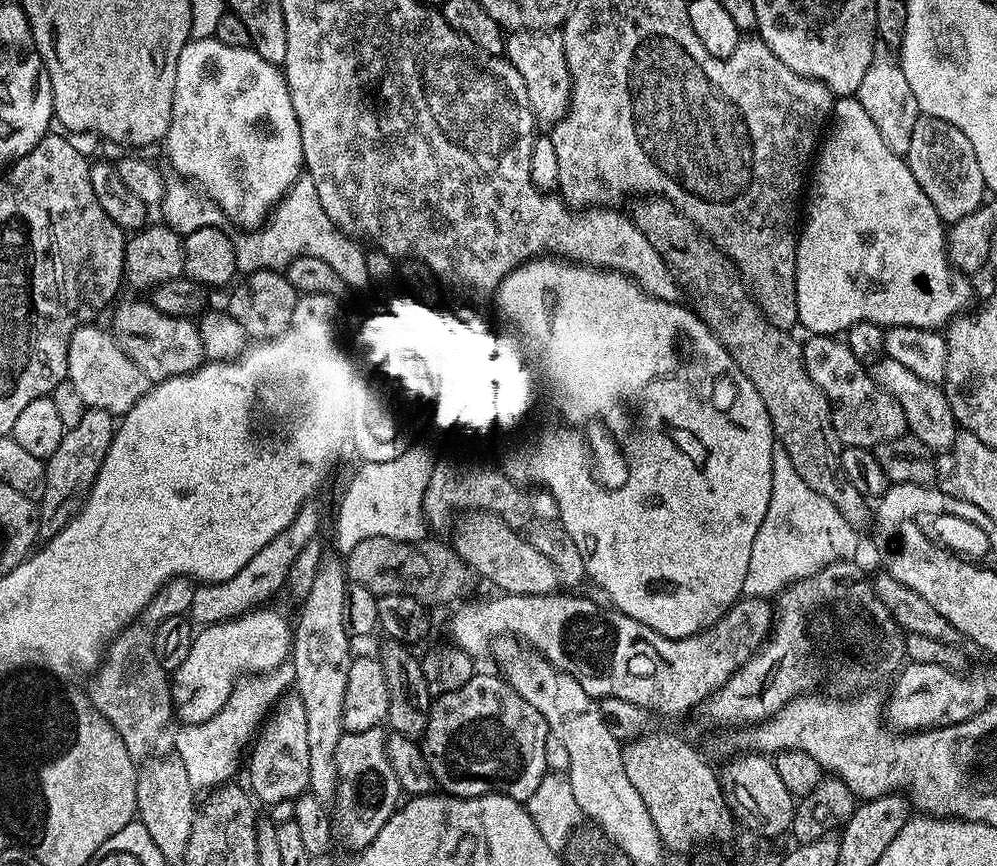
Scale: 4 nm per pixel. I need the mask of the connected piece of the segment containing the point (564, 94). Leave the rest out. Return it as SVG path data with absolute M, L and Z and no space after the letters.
M512 30L504 41L503 55L526 82L526 98L530 98L537 121L551 126L564 117L572 99L572 75L566 66L564 38L556 30Z

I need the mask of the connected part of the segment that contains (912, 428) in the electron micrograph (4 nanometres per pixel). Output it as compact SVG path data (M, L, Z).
M885 355L879 360L871 361L867 370L874 382L882 390L889 392L898 402L898 406L902 406L902 414L906 414L908 432L916 436L918 442L926 442L926 446L937 454L943 453L943 448L951 449L955 445L958 425L941 385L918 378L918 374L913 374L907 366L902 366L902 362L894 362L894 358Z

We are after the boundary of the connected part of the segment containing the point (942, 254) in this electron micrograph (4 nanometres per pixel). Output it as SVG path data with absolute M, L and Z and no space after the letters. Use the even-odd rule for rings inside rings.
M855 95L839 97L833 103L830 131L827 136L819 149L818 159L811 169L810 179L806 184L806 211L802 216L802 227L799 229L796 242L796 297L798 298L799 327L805 328L805 333L814 336L844 334L849 328L862 322L879 324L885 330L894 326L916 326L940 330L951 324L955 316L969 311L971 304L968 303L972 300L972 284L968 280L971 279L965 273L959 272L950 262L946 224L940 220L933 203L926 198L926 194L915 182L905 157L894 154L894 150L890 150L890 146L886 146L886 142L882 142L882 134L878 134L878 126L874 126L870 114L866 114L866 110L862 110L862 102L856 99Z

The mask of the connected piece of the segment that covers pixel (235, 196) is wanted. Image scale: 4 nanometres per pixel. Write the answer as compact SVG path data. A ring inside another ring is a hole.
M214 38L196 39L189 39L174 56L176 81L172 84L172 117L166 137L169 165L171 171L191 180L209 196L223 210L225 221L233 220L240 230L255 230L305 171L302 130L294 114L294 102L290 102L283 71L266 62L255 48L226 46Z

